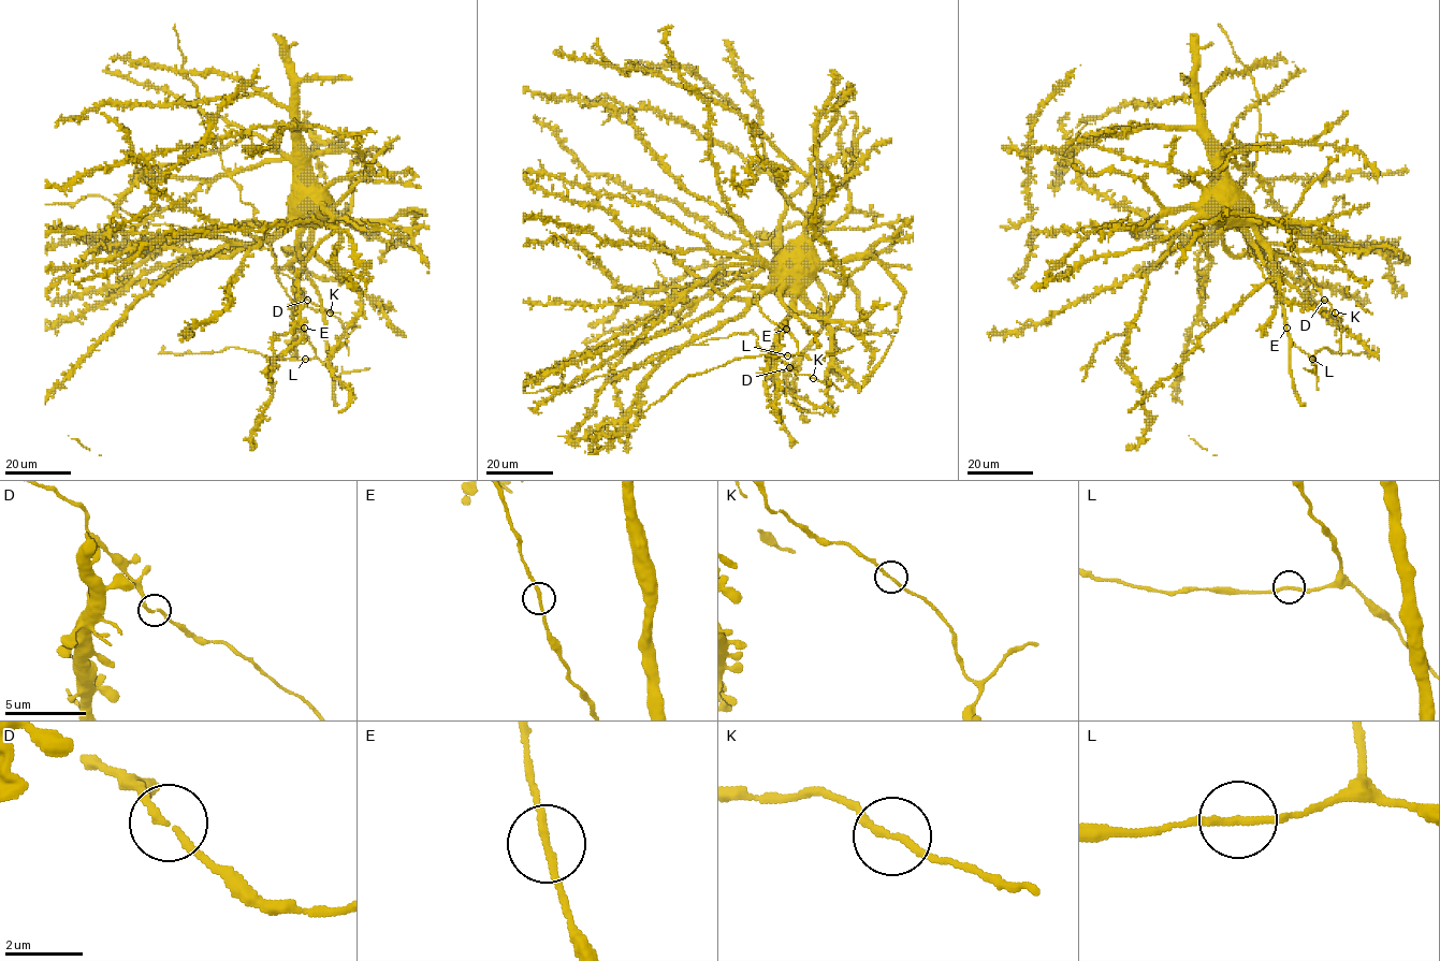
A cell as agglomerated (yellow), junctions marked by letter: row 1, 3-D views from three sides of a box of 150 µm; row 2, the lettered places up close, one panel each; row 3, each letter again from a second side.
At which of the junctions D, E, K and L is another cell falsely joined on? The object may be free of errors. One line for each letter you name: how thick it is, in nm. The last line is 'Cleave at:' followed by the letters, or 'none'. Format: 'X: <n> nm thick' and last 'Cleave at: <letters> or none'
Cleave at: none

